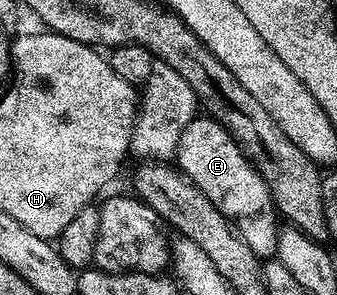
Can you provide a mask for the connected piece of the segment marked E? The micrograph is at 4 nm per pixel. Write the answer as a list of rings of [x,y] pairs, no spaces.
[[[211,116],[193,118],[178,140],[174,162],[180,173],[186,175],[212,201],[214,208],[228,218],[257,258],[268,260],[276,254],[282,226],[266,180],[262,180],[255,165],[221,122]]]

